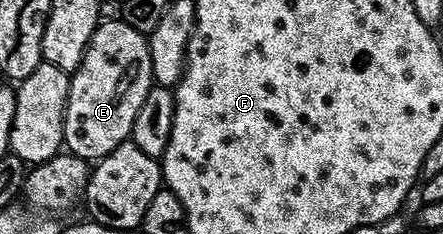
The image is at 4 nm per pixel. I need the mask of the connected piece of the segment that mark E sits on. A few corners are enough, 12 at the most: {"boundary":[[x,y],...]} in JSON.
{"boundary":[[100,22],[70,73],[63,142],[128,143],[153,87],[147,36]]}

